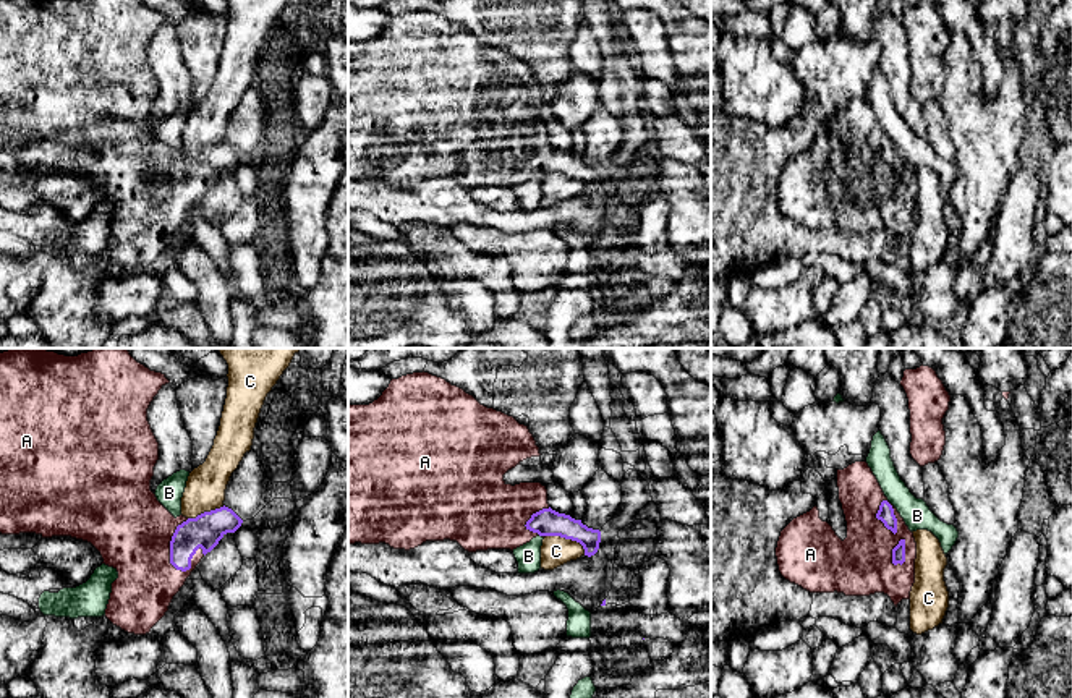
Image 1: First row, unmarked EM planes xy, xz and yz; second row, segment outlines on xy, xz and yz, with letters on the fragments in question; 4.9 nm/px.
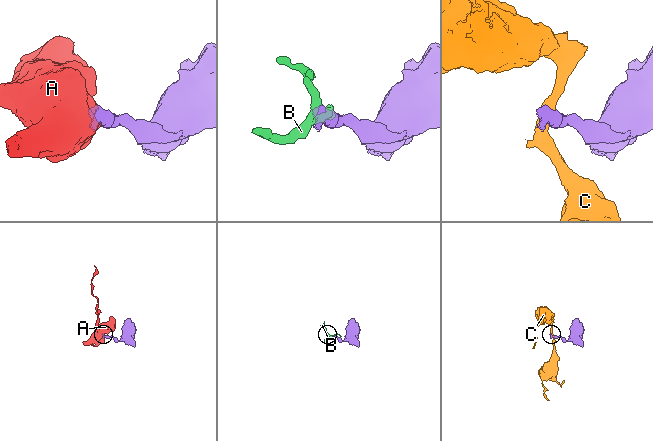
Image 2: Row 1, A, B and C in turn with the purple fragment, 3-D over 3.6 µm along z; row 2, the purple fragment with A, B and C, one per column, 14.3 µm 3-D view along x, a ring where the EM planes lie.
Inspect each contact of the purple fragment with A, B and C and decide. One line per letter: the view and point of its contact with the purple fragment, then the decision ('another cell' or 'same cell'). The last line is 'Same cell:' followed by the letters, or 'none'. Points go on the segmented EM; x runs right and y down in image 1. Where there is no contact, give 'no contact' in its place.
A: meets purple in xy at (170, 544); same cell
B: meets purple in xz at (540, 535); another cell
C: meets purple in xz at (569, 538); another cell
Same cell: A

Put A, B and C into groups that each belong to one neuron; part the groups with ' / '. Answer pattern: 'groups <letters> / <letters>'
groups A / B / C

